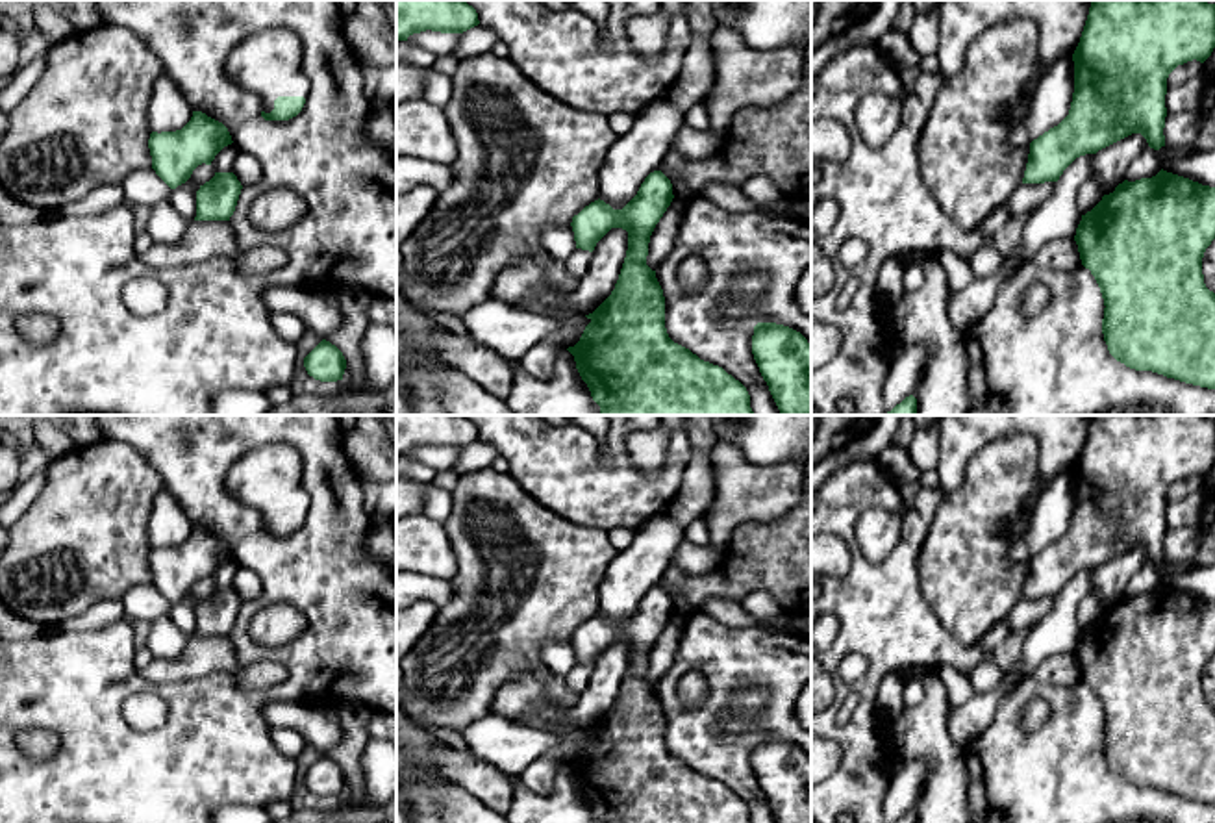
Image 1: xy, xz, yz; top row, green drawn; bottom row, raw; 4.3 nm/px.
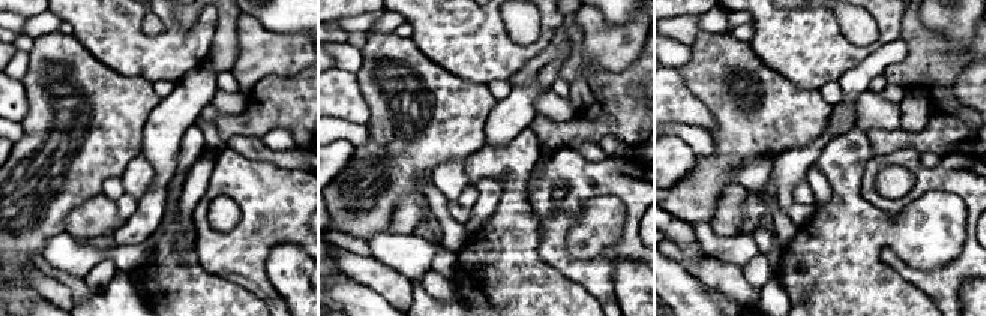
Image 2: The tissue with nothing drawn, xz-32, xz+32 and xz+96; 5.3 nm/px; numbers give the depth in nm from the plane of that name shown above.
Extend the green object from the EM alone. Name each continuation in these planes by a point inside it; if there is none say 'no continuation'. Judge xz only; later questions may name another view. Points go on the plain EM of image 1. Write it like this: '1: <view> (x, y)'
no continuation

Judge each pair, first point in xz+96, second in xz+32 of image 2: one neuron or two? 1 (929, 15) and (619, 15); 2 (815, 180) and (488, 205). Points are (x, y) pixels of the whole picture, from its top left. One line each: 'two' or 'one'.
1: two
2: one

